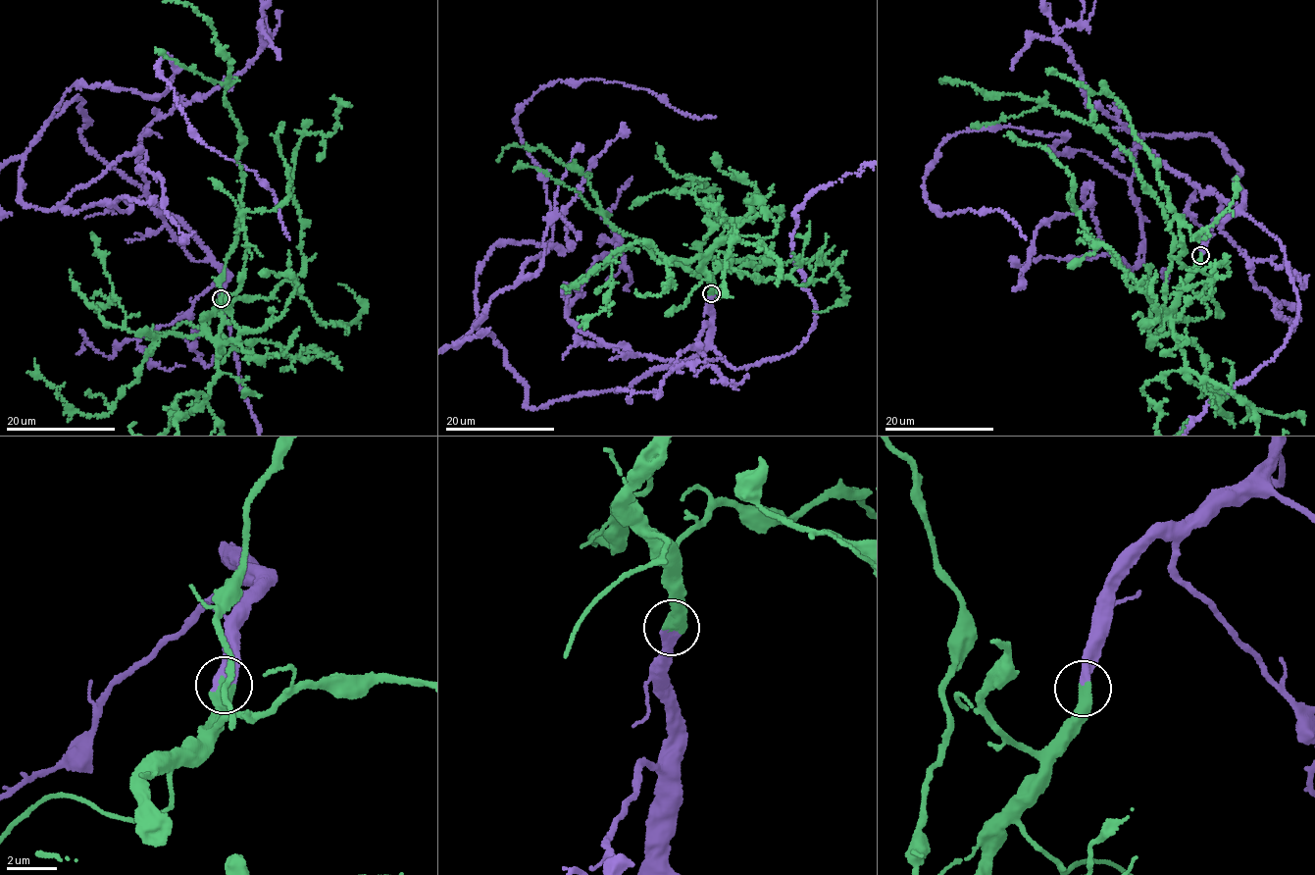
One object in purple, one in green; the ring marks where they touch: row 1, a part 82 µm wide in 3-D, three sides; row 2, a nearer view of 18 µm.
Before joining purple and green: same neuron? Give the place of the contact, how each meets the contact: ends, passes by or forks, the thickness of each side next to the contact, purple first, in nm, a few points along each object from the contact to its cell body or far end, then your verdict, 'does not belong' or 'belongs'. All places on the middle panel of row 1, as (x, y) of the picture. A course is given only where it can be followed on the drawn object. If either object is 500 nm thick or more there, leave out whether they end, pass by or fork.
at (711, 293); 360 nm thick on the purple side, 500 nm on the other; green runs (711, 292), (701, 265), (718, 240), (693, 275), (611, 225), (588, 179), (539, 147), (509, 144), (499, 161); belongs

